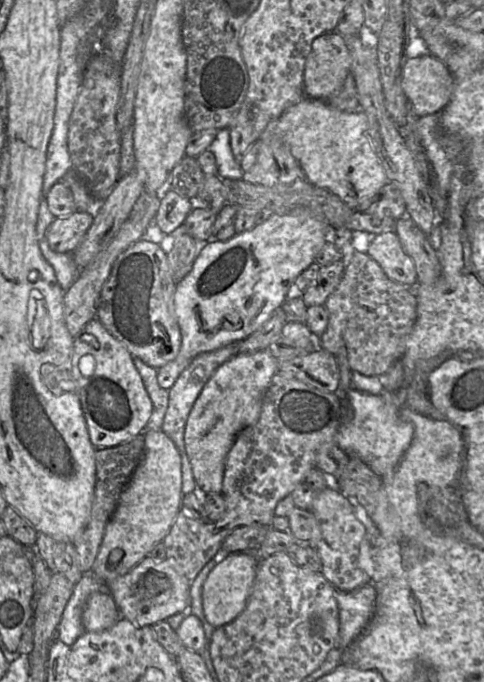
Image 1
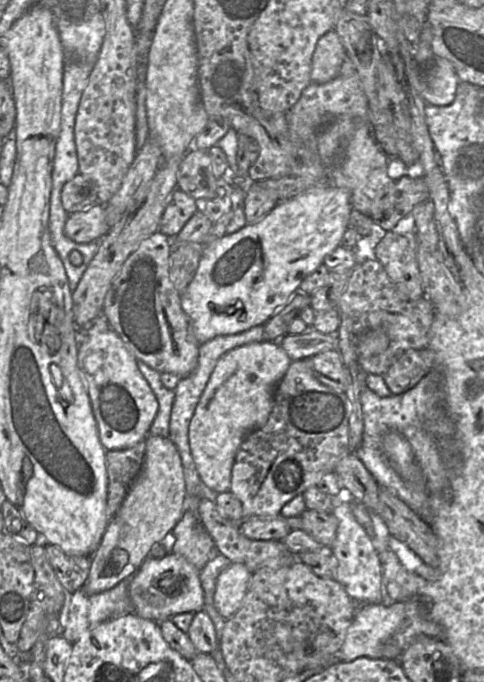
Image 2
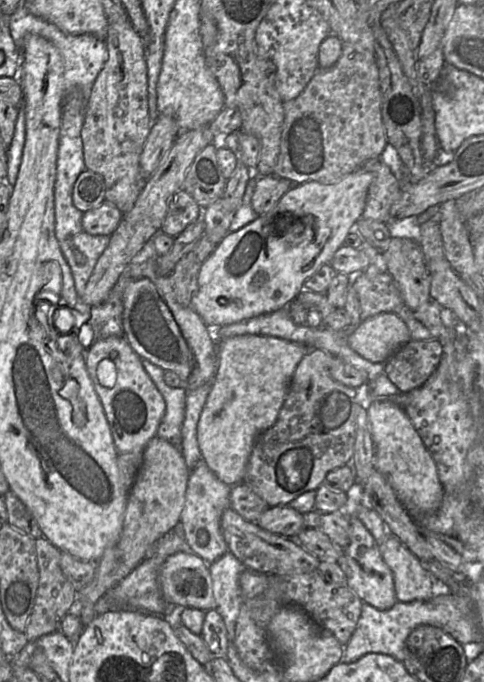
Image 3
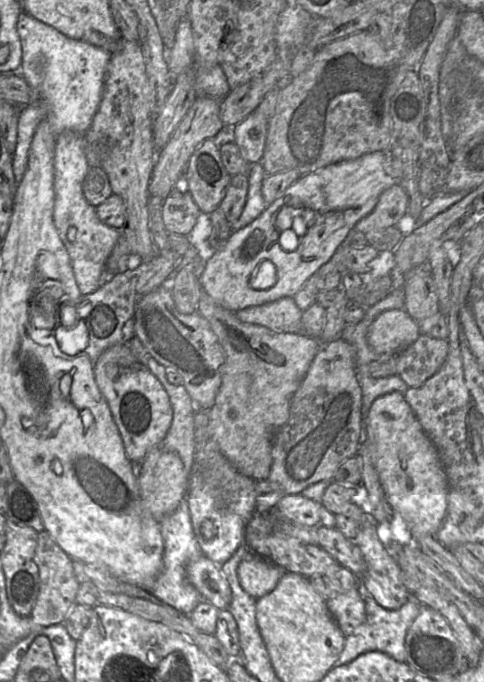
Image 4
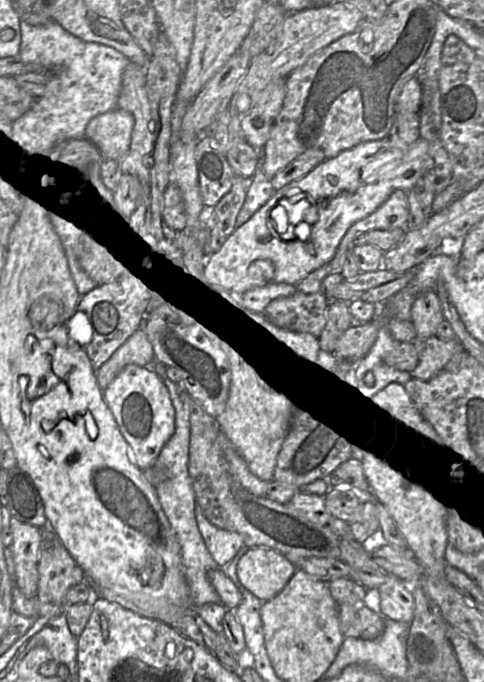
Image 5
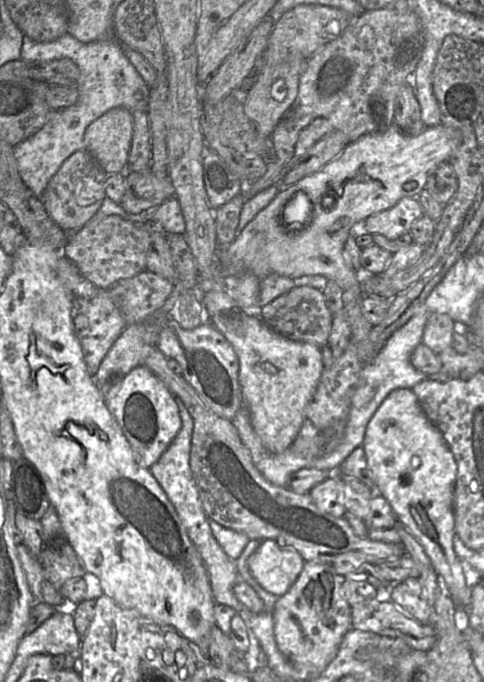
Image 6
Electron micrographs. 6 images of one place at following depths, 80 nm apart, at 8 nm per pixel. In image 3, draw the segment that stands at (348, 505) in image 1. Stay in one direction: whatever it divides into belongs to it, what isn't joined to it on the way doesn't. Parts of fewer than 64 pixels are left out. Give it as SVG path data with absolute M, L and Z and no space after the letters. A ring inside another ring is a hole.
M350 516L350 541L343 548L343 554L337 563L346 575L347 586L362 602L380 610L390 609L398 602L392 571L383 560L373 535L356 516Z

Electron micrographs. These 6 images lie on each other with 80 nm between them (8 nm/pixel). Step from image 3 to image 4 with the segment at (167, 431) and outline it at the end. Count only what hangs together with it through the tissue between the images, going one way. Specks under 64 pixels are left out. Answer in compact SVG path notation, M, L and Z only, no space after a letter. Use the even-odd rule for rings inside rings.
M148 357L145 365L165 388L173 410L170 428L160 447L176 453L189 477L194 460L193 401L182 384L171 384L166 378L166 368L154 358Z

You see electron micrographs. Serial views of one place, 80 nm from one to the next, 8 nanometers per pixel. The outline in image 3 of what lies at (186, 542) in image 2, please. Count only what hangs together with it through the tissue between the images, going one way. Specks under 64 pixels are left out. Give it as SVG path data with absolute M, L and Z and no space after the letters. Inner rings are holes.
M202 458L189 473L185 503L179 524L183 528L187 550L197 554L209 564L228 552L228 546L221 529L221 518L223 512L229 508L231 487L222 482ZM200 529L205 529L209 534L209 540L206 545L198 543L197 532Z

